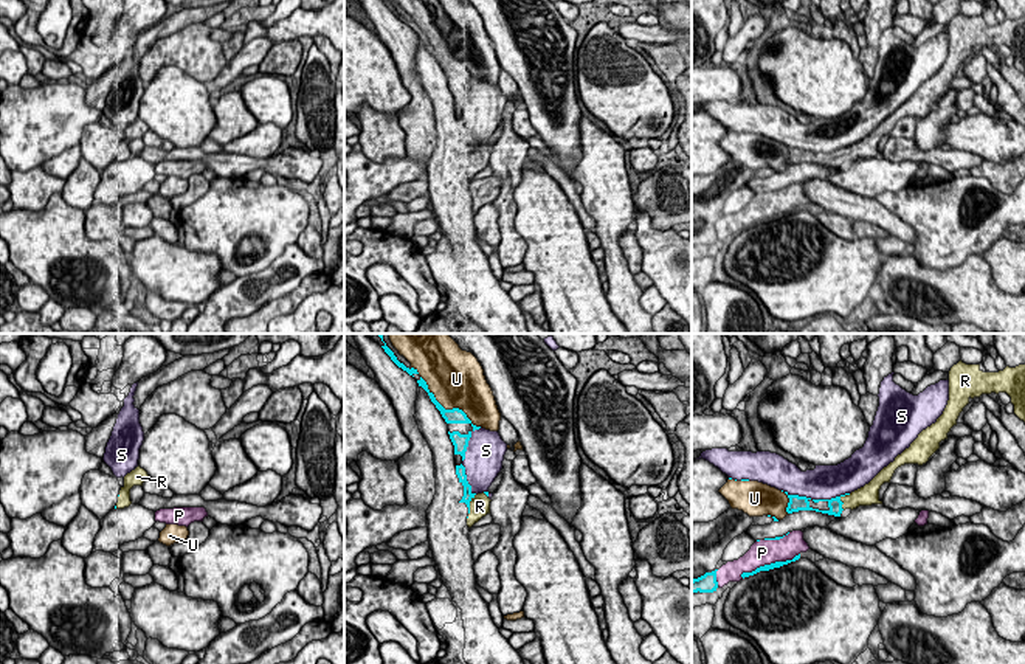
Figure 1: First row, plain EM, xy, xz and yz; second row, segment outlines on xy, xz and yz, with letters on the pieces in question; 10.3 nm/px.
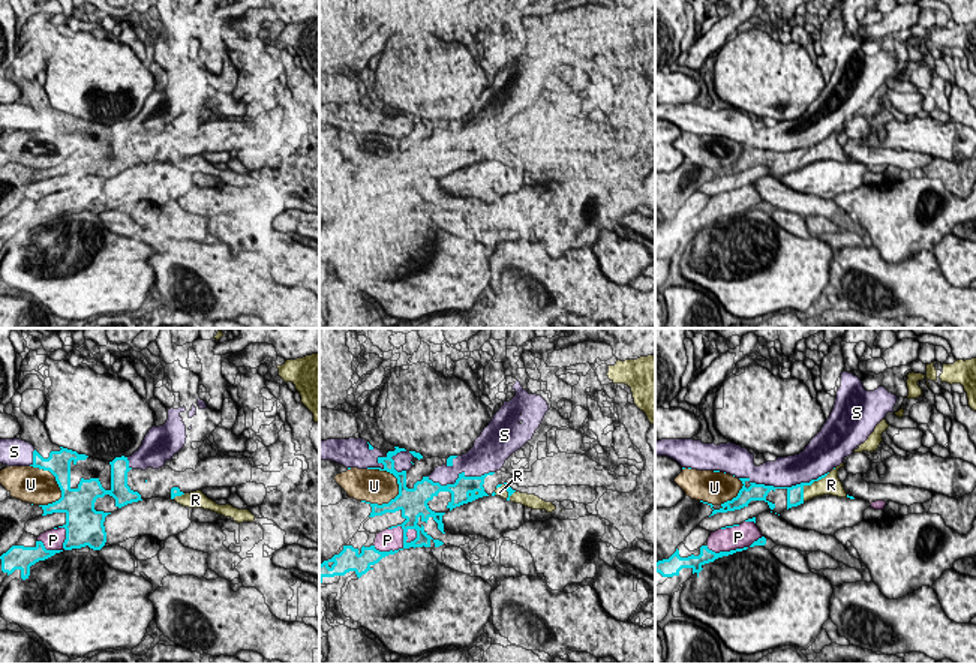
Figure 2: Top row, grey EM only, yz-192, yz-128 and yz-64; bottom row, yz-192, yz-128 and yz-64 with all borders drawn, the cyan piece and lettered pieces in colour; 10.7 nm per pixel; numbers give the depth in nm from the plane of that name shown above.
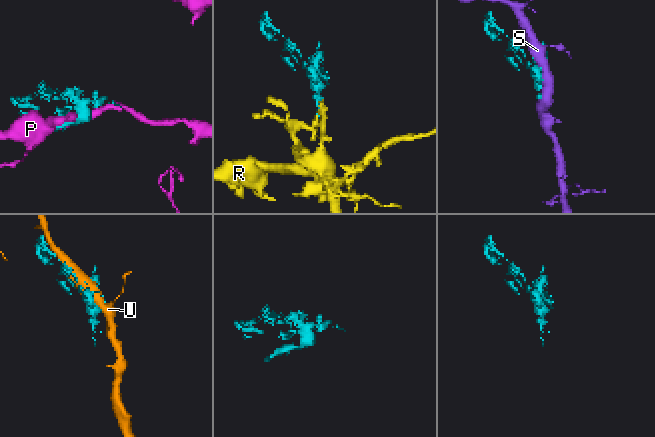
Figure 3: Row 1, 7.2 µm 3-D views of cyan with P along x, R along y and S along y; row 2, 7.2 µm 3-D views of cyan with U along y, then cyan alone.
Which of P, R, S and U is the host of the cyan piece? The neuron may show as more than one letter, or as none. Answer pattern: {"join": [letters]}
{"join": ["R"]}

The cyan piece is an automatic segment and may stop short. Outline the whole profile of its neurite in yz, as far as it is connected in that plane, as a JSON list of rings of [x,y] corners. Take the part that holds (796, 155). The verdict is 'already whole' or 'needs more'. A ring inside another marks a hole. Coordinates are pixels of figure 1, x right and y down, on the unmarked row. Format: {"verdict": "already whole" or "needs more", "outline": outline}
{"verdict": "needs more", "outline": [[[960,12],[949,23],[949,53],[943,67],[935,76],[923,82],[893,115],[884,119],[868,137],[851,146],[831,152],[788,147],[786,164],[816,163],[840,169],[845,161],[882,157],[879,141],[884,135],[890,135],[895,123],[904,116],[926,116],[940,101],[940,95],[947,92],[947,85],[957,78],[957,71],[969,53],[991,45],[1006,45],[1014,57],[1014,67],[1025,74],[1025,17],[1006,19],[999,25],[983,25],[980,17],[966,17]]]}

